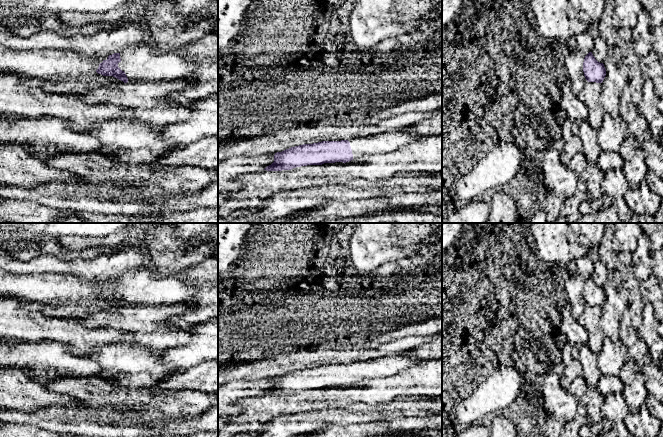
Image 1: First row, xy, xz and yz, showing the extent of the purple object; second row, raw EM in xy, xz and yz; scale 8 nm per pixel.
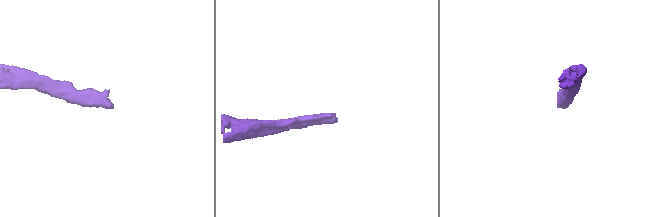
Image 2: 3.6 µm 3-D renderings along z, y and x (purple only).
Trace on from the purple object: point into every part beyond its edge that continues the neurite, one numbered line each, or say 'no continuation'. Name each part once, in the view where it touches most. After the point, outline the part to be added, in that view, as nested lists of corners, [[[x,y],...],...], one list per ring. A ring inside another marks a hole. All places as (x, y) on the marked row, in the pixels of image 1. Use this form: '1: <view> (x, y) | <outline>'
1: xy (146, 64) | [[[183,46],[127,48],[120,52],[118,67],[125,72],[128,82],[157,82],[185,78],[198,60],[188,58]]]

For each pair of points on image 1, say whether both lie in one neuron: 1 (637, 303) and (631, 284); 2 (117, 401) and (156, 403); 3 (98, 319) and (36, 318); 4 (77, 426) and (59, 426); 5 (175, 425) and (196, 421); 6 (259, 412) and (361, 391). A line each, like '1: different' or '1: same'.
1: same
2: same
3: different
4: same
5: same
6: same

